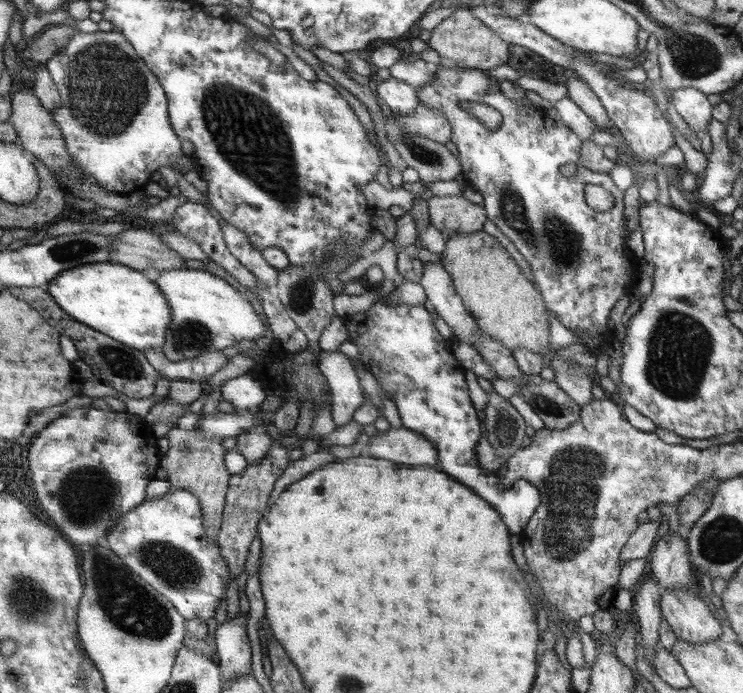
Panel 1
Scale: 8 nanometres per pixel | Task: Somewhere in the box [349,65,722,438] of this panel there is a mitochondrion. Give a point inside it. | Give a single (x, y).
(680, 345)

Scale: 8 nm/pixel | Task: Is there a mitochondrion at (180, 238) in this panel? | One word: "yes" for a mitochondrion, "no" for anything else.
no

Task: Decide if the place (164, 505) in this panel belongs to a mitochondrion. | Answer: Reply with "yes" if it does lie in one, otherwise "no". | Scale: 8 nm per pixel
no

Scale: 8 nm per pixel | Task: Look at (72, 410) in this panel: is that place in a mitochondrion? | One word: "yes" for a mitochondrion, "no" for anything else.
no

